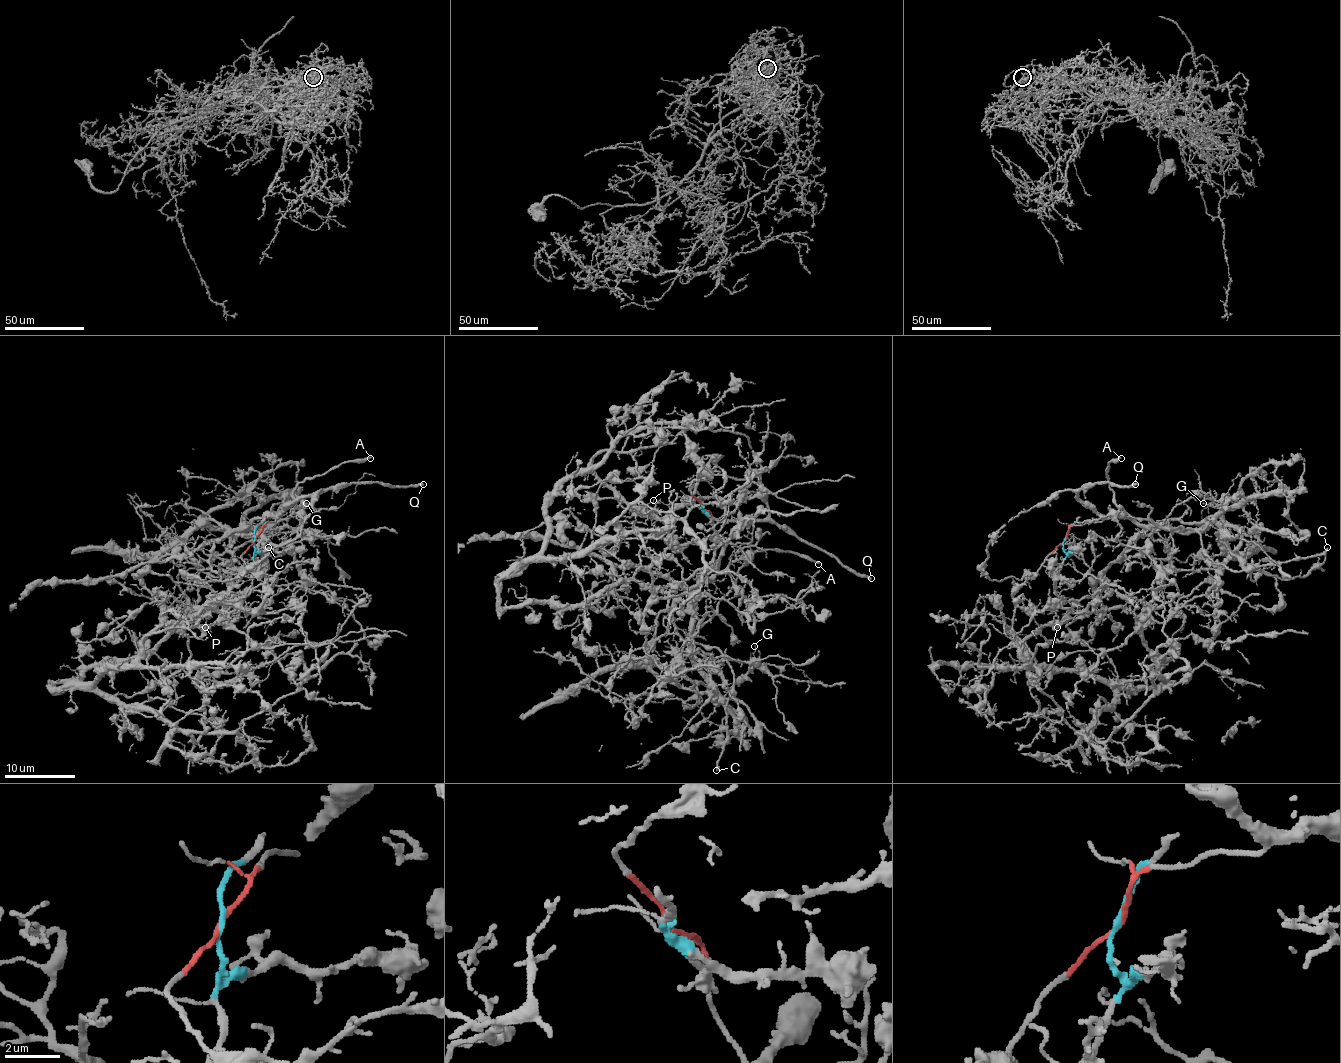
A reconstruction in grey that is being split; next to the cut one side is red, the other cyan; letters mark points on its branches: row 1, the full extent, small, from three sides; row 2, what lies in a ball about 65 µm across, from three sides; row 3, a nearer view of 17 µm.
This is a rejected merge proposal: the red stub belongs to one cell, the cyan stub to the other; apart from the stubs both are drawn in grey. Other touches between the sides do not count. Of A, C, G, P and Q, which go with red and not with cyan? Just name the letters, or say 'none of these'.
A, C, G, Q

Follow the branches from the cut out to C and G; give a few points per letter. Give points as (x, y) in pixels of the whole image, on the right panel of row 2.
C: (1065, 540), (1072, 526), (1130, 517), (1139, 524), (1195, 529), (1204, 552), (1234, 570), (1301, 559), (1327, 547)
G: (1065, 540), (1072, 526), (1105, 519), (1206, 529), (1251, 498), (1202, 503)

